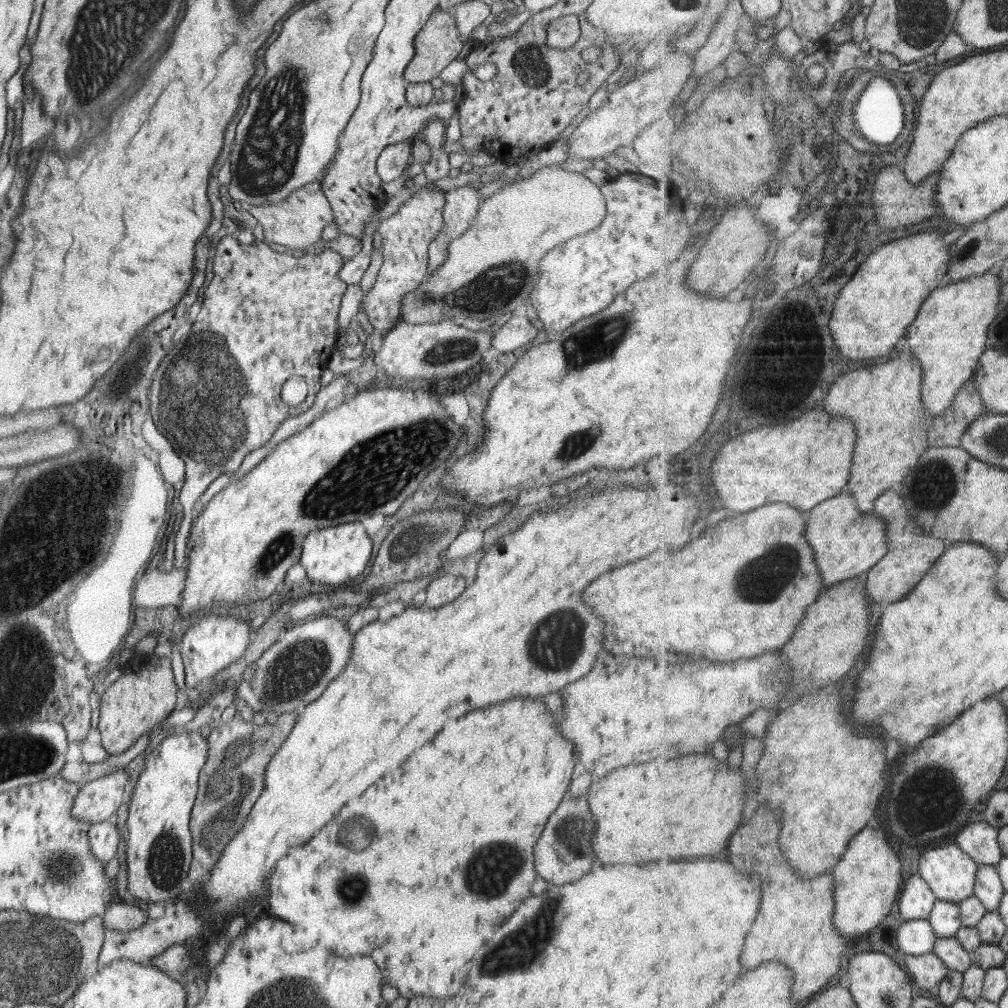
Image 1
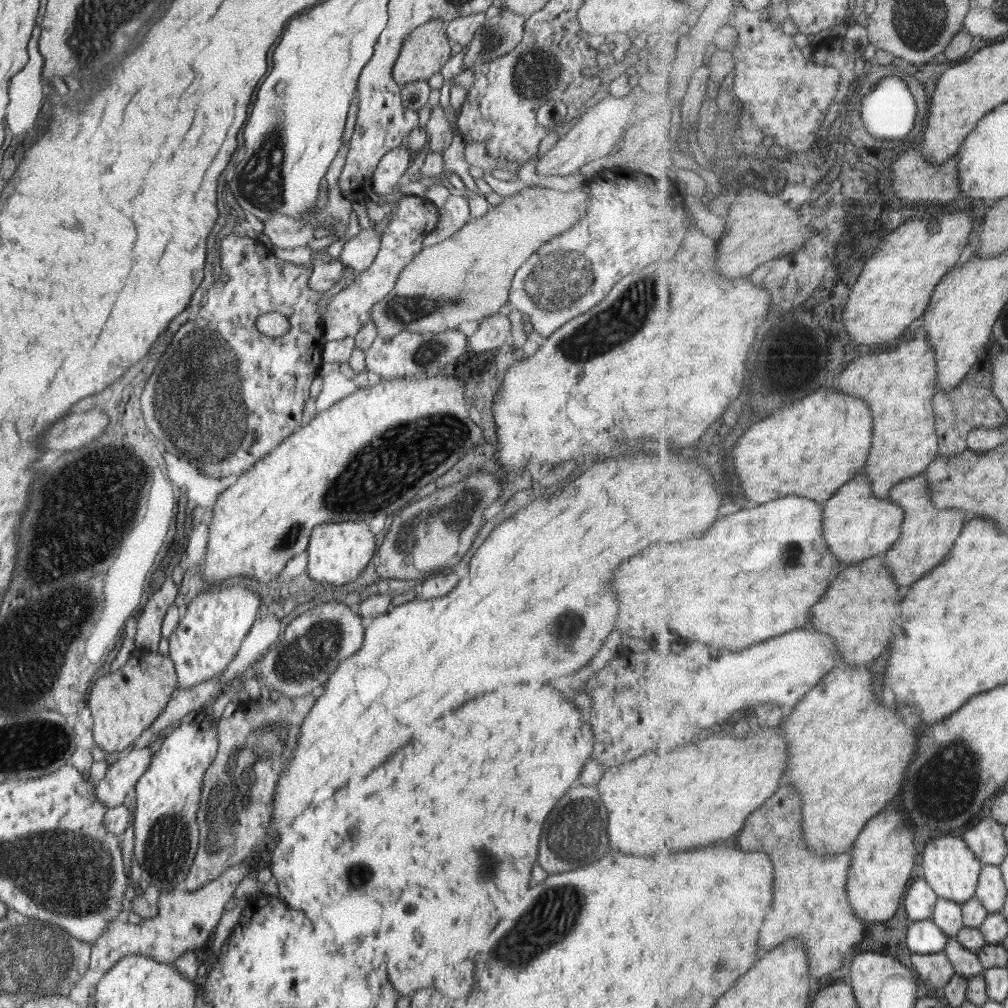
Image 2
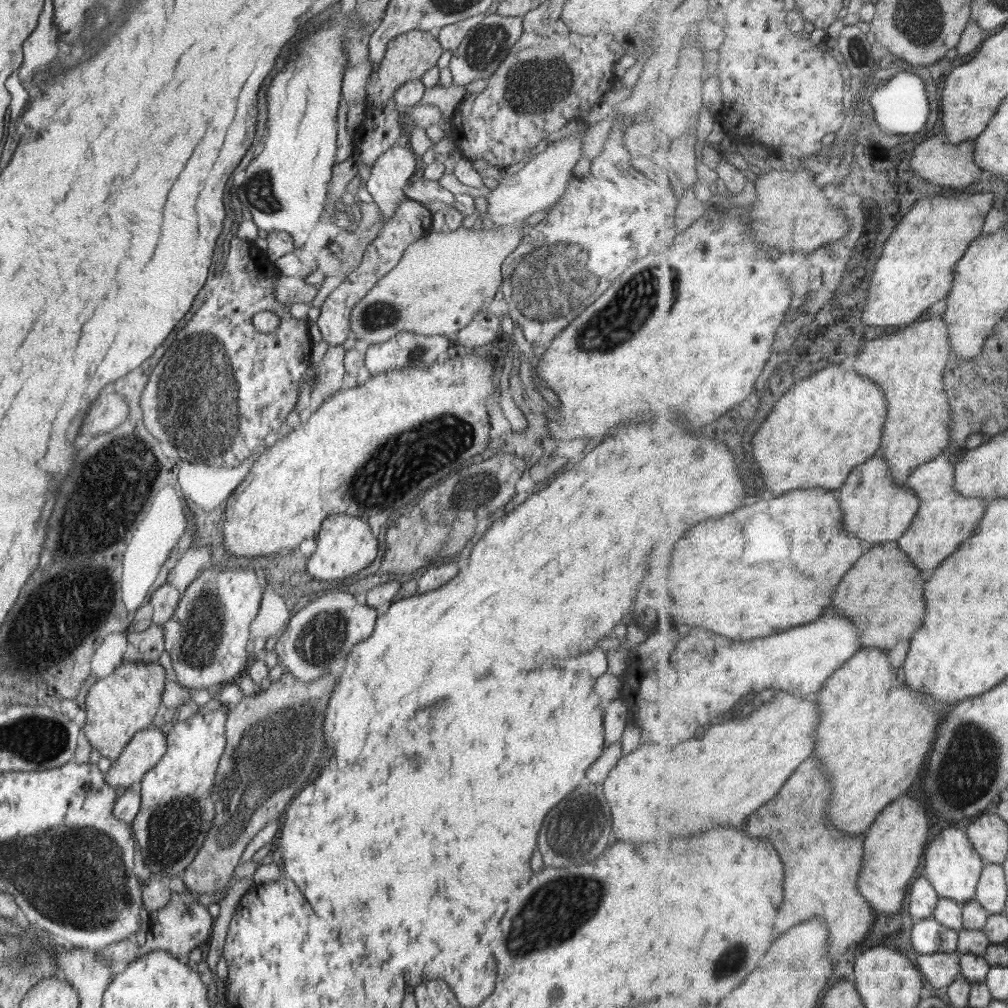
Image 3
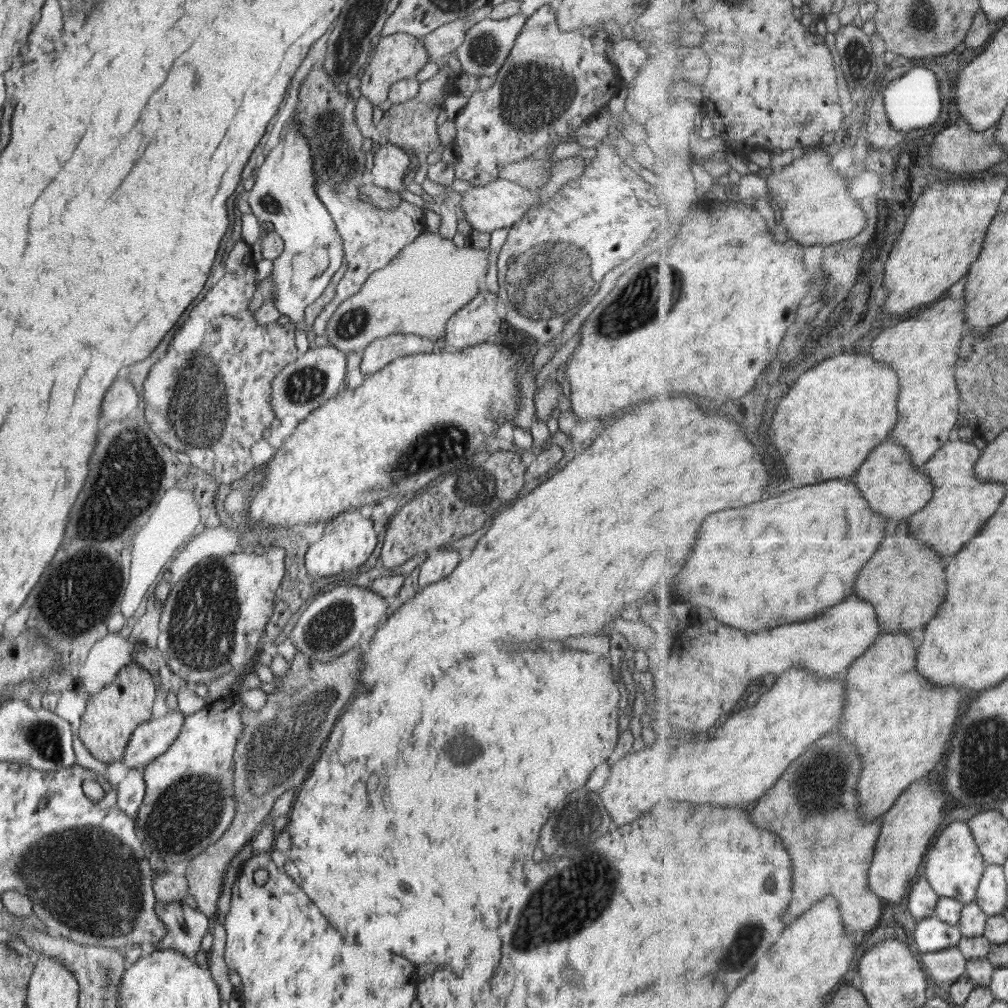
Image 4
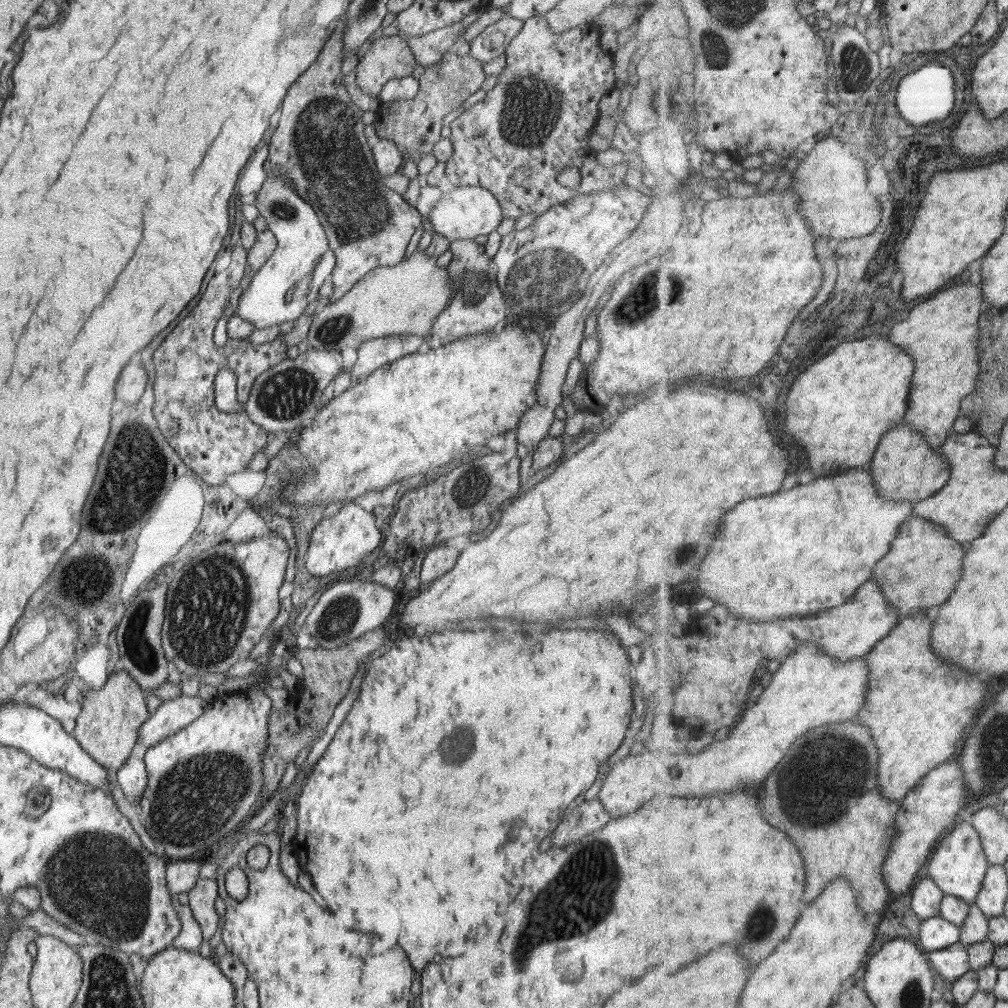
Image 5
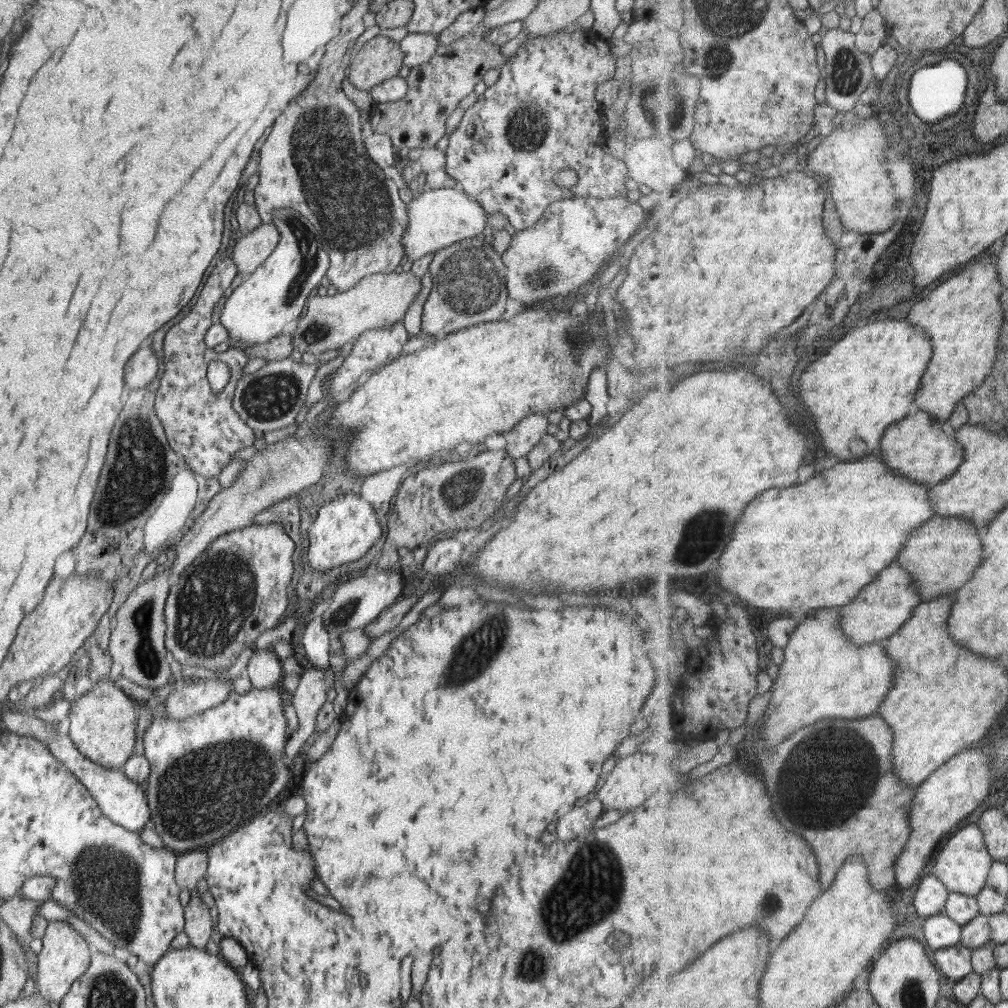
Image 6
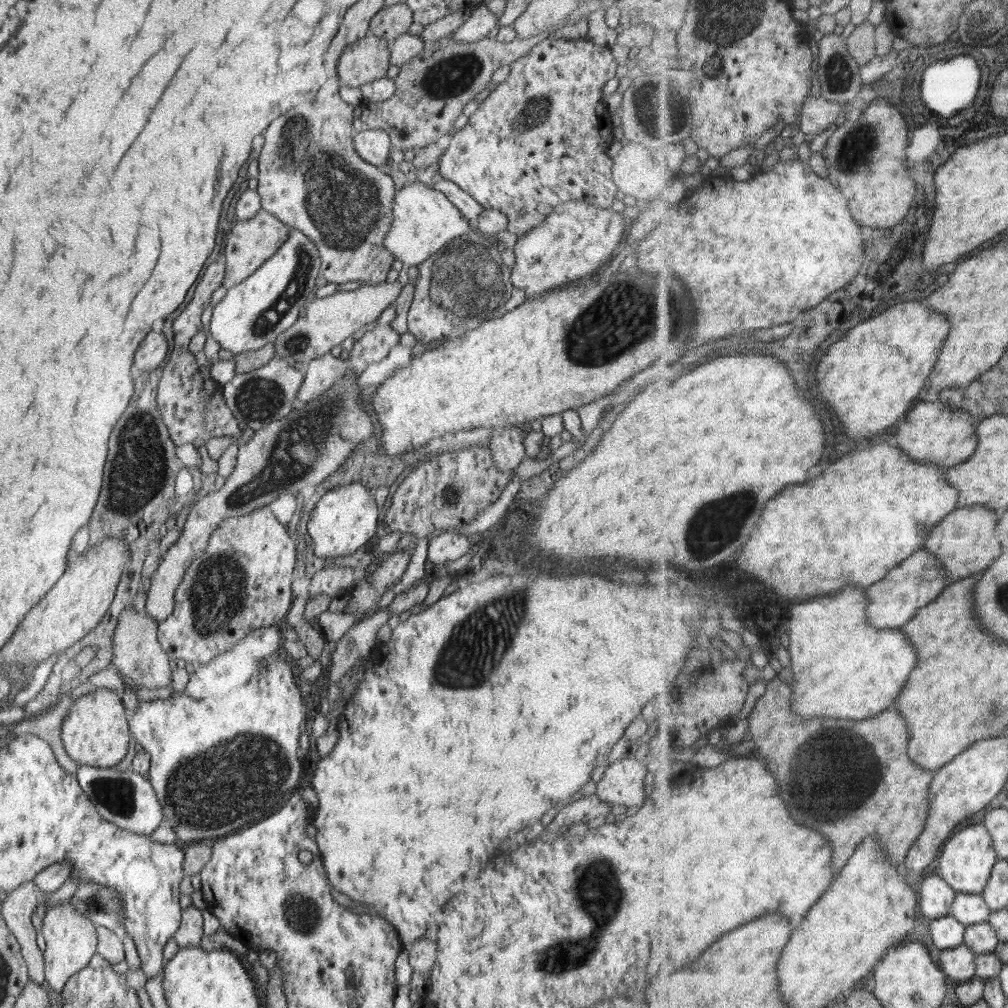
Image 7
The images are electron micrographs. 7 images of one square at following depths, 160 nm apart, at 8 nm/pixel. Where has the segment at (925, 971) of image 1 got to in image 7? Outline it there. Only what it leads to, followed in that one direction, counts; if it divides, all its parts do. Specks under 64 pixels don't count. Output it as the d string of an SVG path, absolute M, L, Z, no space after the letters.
M967 942L958 948L943 949L941 962L950 976L961 982L979 975L979 953Z

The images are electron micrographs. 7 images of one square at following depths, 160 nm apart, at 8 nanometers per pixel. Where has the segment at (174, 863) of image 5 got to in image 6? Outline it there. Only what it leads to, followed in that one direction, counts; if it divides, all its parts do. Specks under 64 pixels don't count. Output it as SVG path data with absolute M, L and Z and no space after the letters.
M198 849L178 854L175 864L177 886L181 889L196 888L196 883L205 876L207 862L207 853Z

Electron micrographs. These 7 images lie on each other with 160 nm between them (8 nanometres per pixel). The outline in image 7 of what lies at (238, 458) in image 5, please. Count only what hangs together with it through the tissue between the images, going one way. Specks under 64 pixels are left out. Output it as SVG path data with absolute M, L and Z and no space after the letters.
M220 258L206 268L204 276L196 284L192 300L173 321L175 349L172 350L159 380L157 405L168 430L169 438L176 447L192 444L196 449L199 449L212 438L232 436L237 439L242 435L243 427L232 416L223 395L223 387L212 379L210 370L205 370L198 365L196 355L188 348L192 337L202 330L205 323L202 320L207 320L212 292L223 286L224 279L225 261Z

